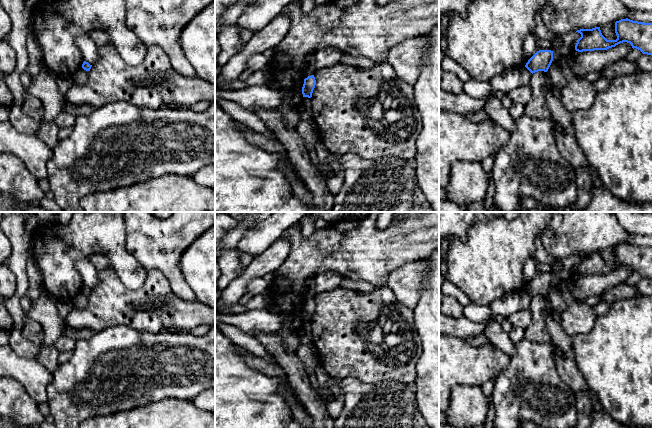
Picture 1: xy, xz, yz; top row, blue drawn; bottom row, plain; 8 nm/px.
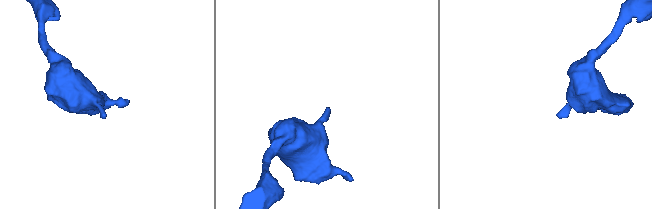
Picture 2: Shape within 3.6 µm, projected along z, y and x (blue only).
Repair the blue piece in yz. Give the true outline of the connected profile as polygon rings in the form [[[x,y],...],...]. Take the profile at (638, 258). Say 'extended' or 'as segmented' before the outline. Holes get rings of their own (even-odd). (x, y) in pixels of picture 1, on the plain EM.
as segmented | [[[628,242],[616,245],[616,264],[607,264],[602,259],[600,251],[580,253],[576,256],[581,258],[575,269],[575,274],[578,276],[607,274],[627,266],[633,273],[636,272],[643,278],[652,280],[652,247],[633,245]]]

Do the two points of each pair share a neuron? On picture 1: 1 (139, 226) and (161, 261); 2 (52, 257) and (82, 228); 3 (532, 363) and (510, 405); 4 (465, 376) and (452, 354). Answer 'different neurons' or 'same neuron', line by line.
1: same neuron
2: same neuron
3: same neuron
4: same neuron

